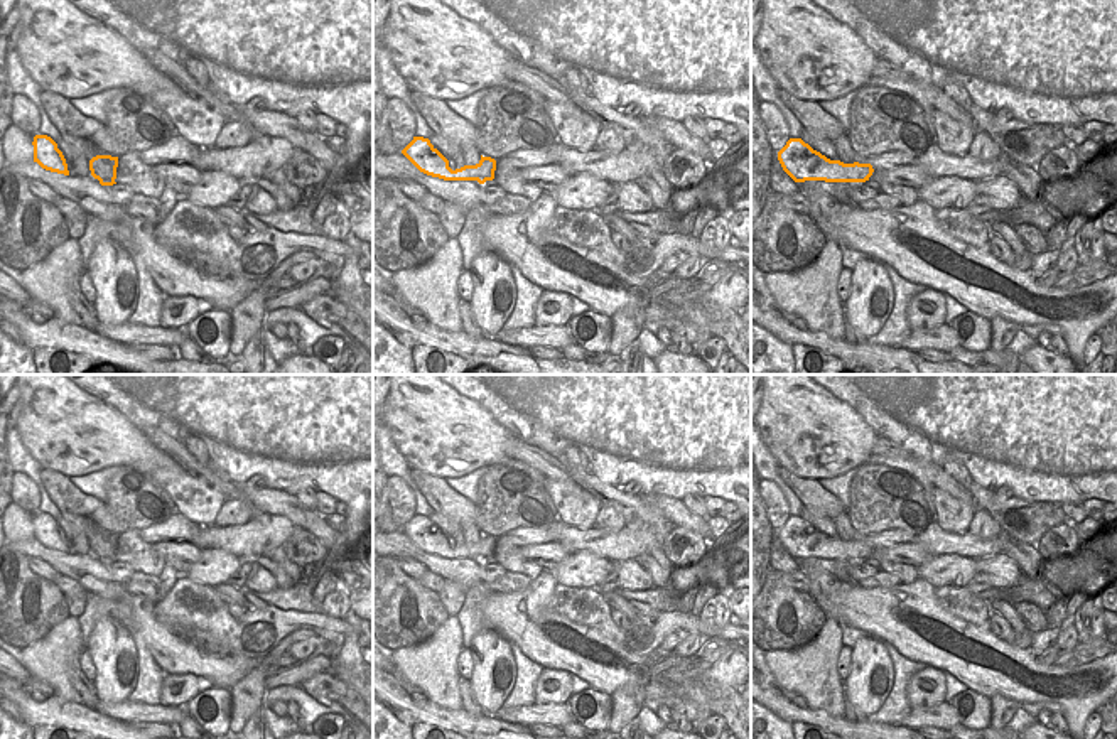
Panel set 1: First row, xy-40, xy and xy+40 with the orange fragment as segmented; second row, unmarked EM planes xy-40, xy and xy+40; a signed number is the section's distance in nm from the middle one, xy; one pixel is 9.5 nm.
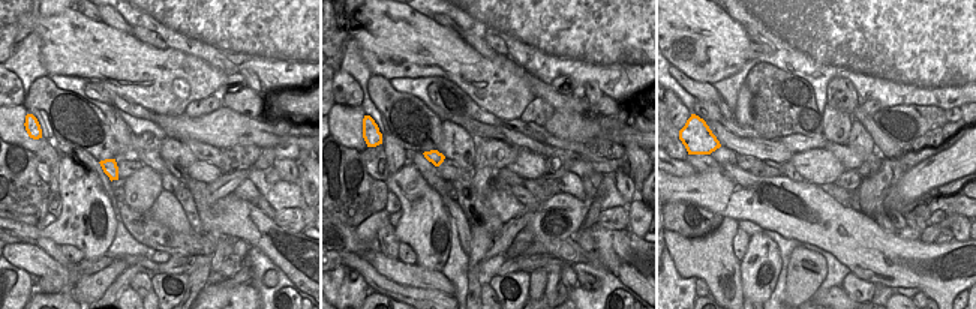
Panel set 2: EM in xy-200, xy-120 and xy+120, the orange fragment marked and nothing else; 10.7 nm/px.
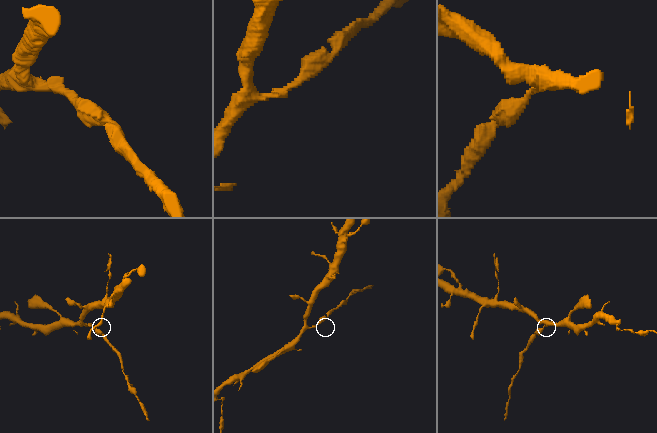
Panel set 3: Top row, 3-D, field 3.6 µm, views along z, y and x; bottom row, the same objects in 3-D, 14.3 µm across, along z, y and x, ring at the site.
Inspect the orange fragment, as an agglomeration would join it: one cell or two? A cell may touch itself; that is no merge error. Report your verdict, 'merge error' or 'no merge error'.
merge error

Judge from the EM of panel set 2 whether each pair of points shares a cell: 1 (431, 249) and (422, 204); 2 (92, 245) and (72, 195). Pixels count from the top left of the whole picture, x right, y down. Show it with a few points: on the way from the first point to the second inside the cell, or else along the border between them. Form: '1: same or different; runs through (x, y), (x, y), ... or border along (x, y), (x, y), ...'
1: same; runs through (429, 239), (423, 215)
2: same; runs through (81, 233), (80, 207)

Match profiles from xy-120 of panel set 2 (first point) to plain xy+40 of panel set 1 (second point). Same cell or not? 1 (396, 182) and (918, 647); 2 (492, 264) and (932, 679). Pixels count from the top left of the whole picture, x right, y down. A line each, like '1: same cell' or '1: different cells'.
1: different cells
2: same cell

